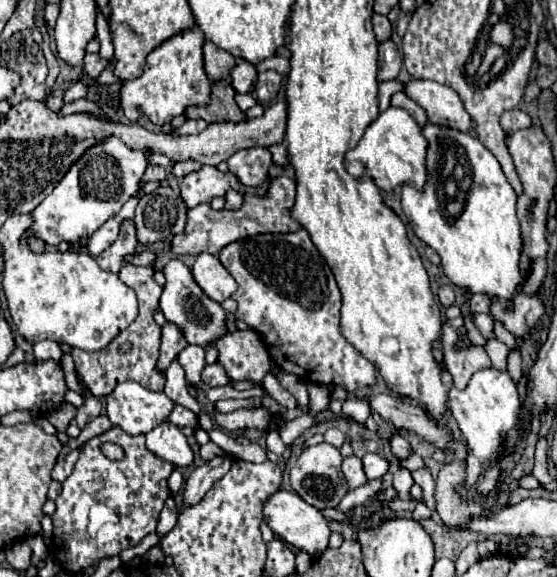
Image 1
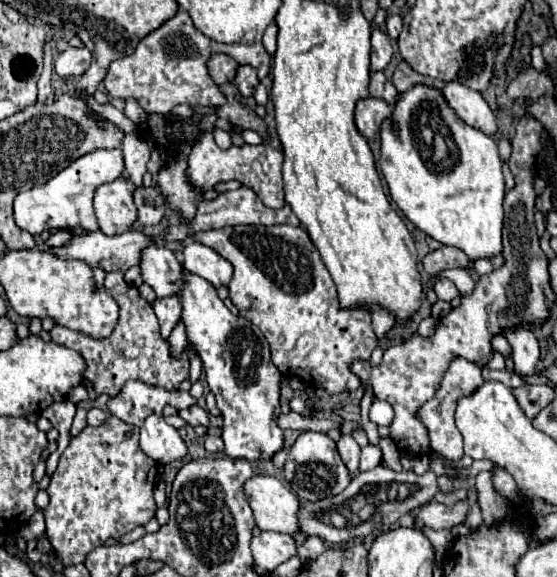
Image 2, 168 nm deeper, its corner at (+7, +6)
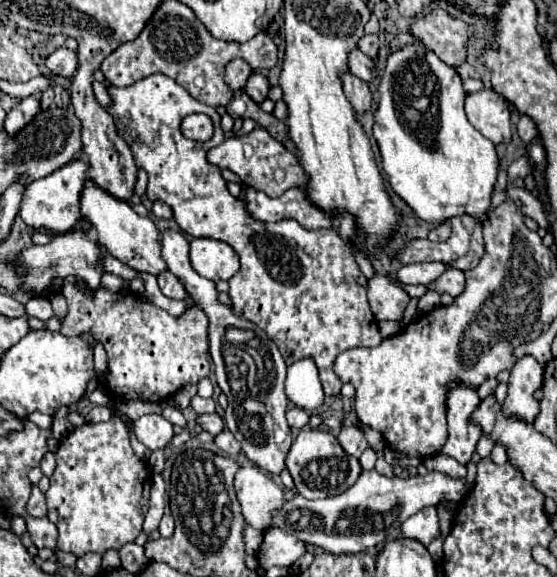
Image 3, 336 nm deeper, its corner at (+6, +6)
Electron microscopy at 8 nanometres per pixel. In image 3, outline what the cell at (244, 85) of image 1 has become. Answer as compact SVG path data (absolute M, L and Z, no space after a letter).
M253 72L247 80L247 86L245 86L245 92L255 100L255 102L263 102L267 98L267 92L269 92L269 82L263 74L259 72Z

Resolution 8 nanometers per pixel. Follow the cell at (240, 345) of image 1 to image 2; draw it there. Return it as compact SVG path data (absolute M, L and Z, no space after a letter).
M182 270L182 322L186 324L188 342L198 350L206 370L206 380L216 396L224 418L224 452L230 458L244 458L250 462L272 460L284 446L284 432L276 424L276 406L280 404L280 370L270 360L270 348L264 334L250 320L234 316L218 298L216 288Z

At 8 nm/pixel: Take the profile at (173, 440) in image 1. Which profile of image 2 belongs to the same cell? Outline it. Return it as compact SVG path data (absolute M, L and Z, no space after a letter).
M158 414L148 416L140 426L140 448L162 466L186 456L186 444L178 430L168 426Z

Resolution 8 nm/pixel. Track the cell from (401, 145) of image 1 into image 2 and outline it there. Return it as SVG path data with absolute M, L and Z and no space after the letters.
M364 98L356 102L356 126L362 136L372 140L380 124L392 116L392 108L378 98Z

